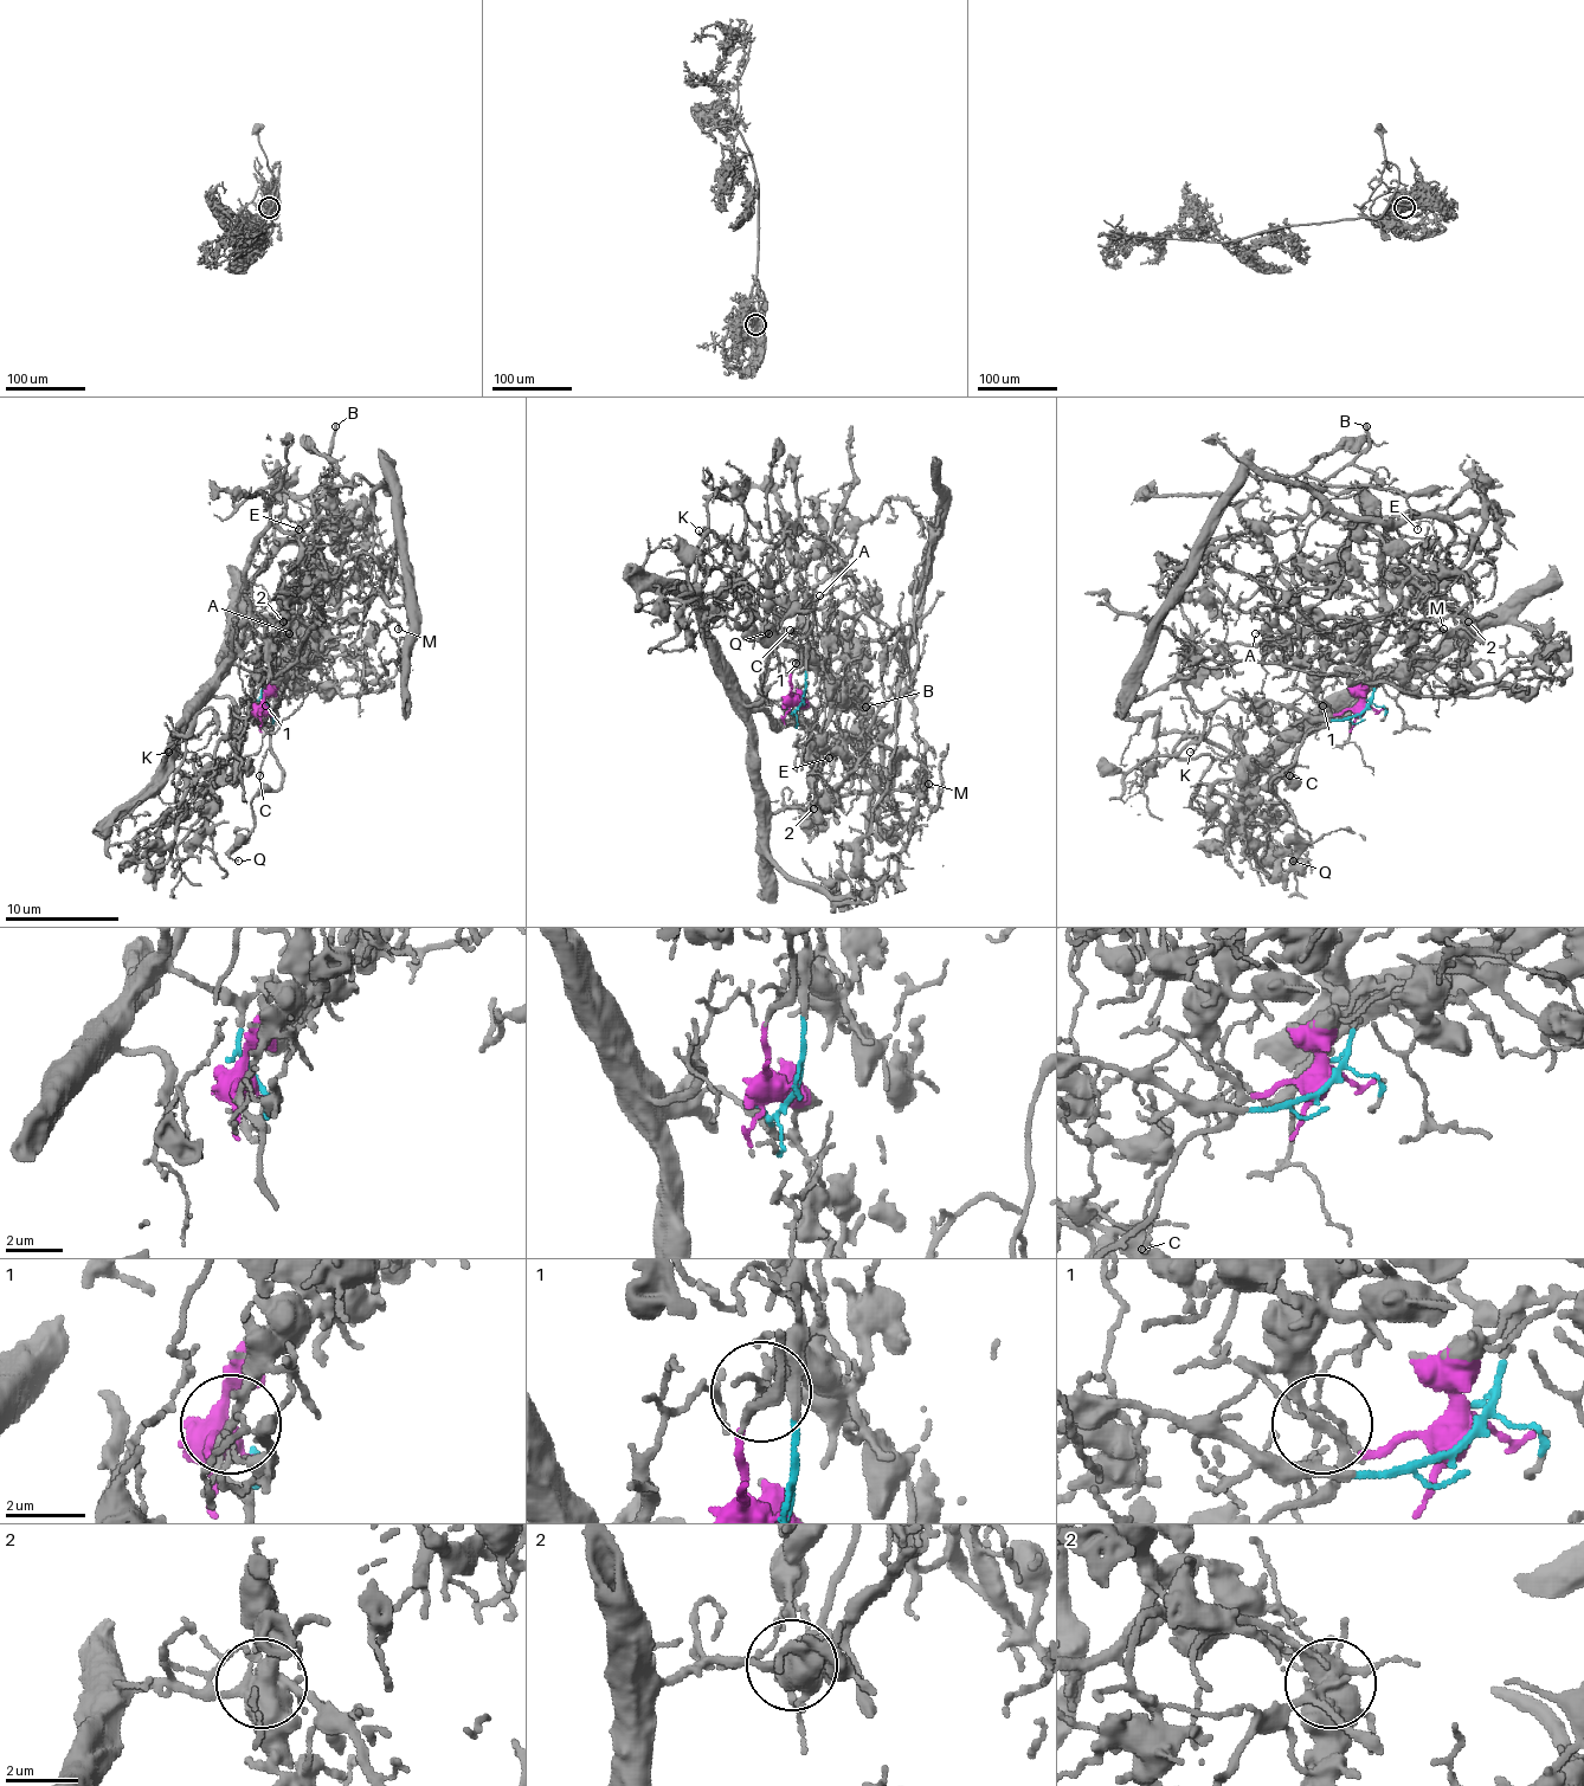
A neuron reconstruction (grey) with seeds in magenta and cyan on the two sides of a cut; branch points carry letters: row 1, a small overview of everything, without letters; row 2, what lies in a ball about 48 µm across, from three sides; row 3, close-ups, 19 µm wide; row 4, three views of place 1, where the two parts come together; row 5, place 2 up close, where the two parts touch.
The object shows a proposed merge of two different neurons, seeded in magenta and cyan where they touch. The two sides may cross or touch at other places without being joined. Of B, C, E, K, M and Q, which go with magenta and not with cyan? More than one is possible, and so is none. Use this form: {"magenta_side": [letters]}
{"magenta_side": ["B", "C", "Q"]}

